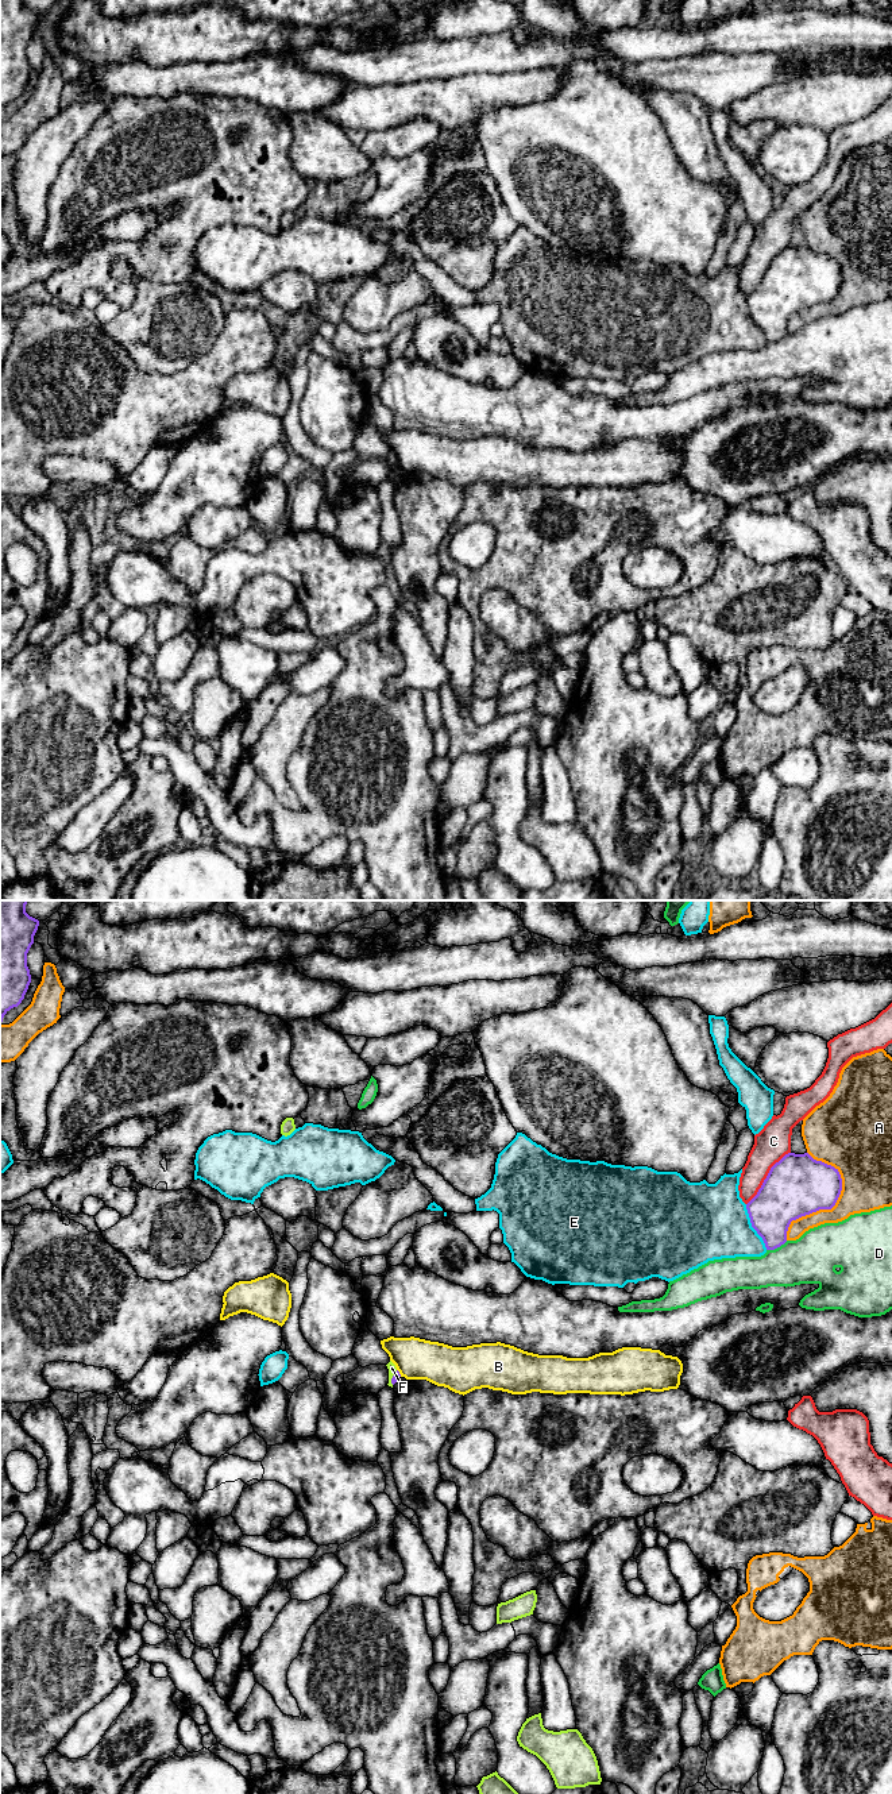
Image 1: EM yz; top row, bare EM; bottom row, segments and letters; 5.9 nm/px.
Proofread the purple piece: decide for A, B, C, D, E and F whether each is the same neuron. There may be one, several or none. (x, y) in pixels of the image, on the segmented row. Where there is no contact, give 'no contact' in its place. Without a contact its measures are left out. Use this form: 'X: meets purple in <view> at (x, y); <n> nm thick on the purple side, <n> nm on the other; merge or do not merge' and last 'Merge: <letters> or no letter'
A: meets purple in yz at (835, 1202); 360 nm thick on the purple side, 300 nm on the other; do not merge
B: meets purple in yz at (398, 1373); 40 nm thick on the purple side, 240 nm on the other; do not merge
C: meets purple in yz at (767, 1177); 360 nm thick on the purple side, 200 nm on the other; do not merge
D: meets purple in yz at (776, 1247); 260 nm thick on the purple side, 300 nm on the other; do not merge
E: meets purple in yz at (752, 1226); 300 nm thick on the purple side, 460 nm on the other; do not merge
F: meets purple in yz at (393, 1377); 40 nm thick on the purple side, 50 nm on the other; do not merge
Merge: no letter

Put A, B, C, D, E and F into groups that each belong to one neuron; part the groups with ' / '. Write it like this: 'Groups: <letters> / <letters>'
Groups: A / B / C / D / E / F

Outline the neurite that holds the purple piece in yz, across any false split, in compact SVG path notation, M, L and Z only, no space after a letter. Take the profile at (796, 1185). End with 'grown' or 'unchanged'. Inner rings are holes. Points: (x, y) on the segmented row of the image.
M788 1153L771 1168L746 1209L766 1250L775 1250L787 1242L792 1220L831 1209L841 1191L838 1169L814 1160L808 1153Z; unchanged

